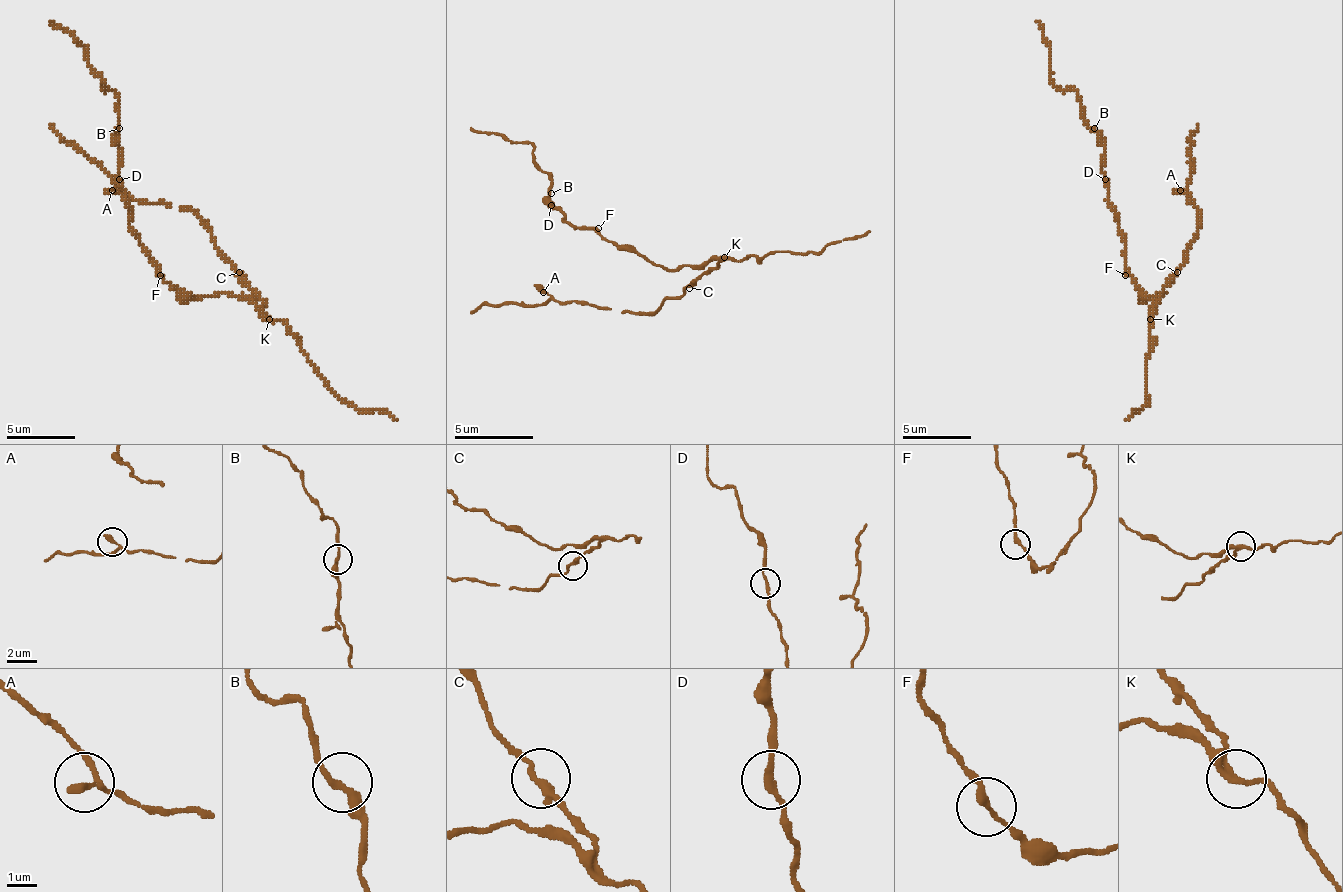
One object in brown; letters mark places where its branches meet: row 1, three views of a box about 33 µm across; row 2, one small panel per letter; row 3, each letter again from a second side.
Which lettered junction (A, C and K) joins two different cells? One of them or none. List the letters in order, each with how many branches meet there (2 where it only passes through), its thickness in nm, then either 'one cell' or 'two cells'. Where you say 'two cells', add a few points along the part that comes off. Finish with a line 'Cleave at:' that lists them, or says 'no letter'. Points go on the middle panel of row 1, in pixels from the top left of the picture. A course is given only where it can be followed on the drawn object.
A: 2 | 240 nm | one cell
C: 2 | 240 nm | one cell
K: 3 | 190 nm | two cells | (725, 256), (673, 268), (563, 221), (551, 205), (551, 177), (531, 145), (471, 125)
Cleave at: K

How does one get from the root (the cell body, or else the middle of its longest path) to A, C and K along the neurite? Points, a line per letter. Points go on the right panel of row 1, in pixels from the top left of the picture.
A: (1143, 293), (1146, 296), (1163, 293), (1180, 269), (1184, 251), (1197, 231), (1197, 207), (1180, 190)
C: (1143, 293), (1146, 296), (1160, 293), (1156, 296), (1160, 296), (1177, 272)
K: (1143, 293), (1146, 296), (1160, 293), (1149, 320)

